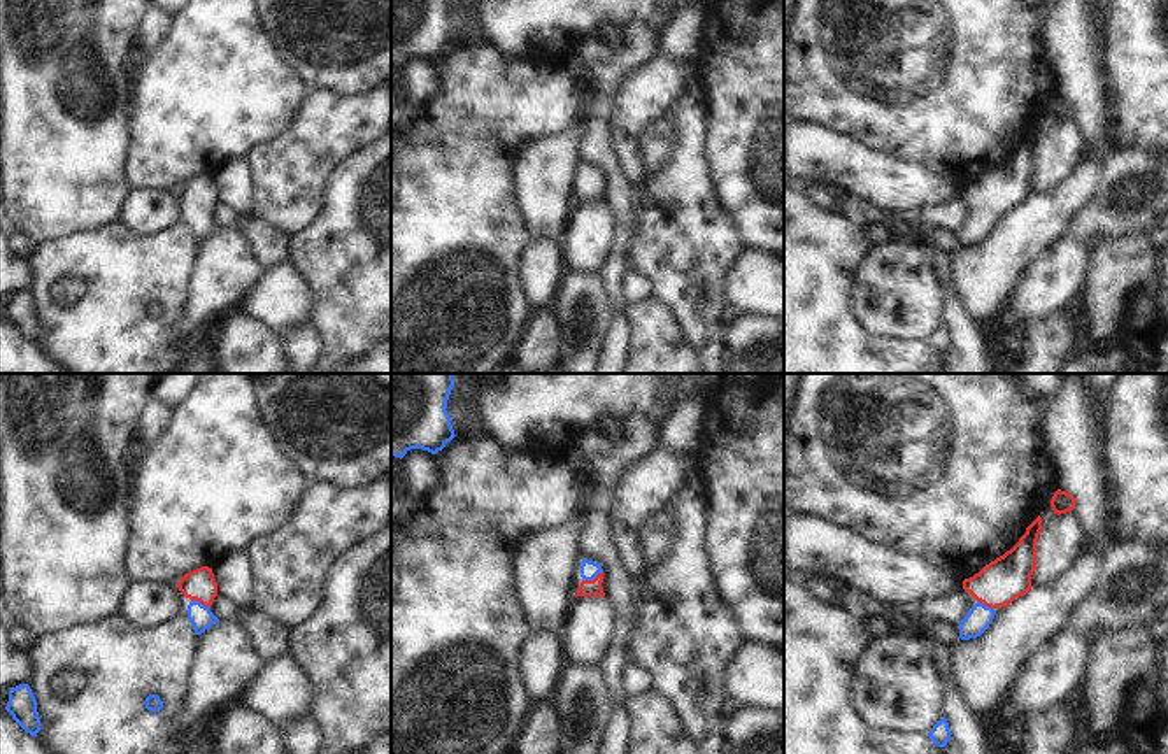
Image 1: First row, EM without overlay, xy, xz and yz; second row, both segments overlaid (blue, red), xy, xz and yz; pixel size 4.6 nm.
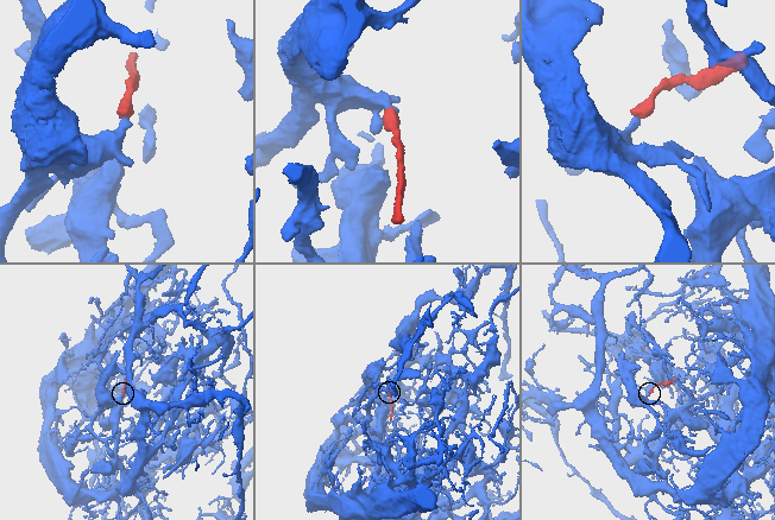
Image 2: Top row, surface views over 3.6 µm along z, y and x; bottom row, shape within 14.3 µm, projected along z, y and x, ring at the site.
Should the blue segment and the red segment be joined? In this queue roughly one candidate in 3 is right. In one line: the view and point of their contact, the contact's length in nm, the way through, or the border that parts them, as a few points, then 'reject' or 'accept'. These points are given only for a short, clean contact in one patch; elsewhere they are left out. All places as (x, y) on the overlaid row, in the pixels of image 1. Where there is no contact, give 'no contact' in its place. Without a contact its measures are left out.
meets blue in xz at (591, 579); contact 110 nm long; runs through xz (588, 569), (591, 579), (588, 588); accept

